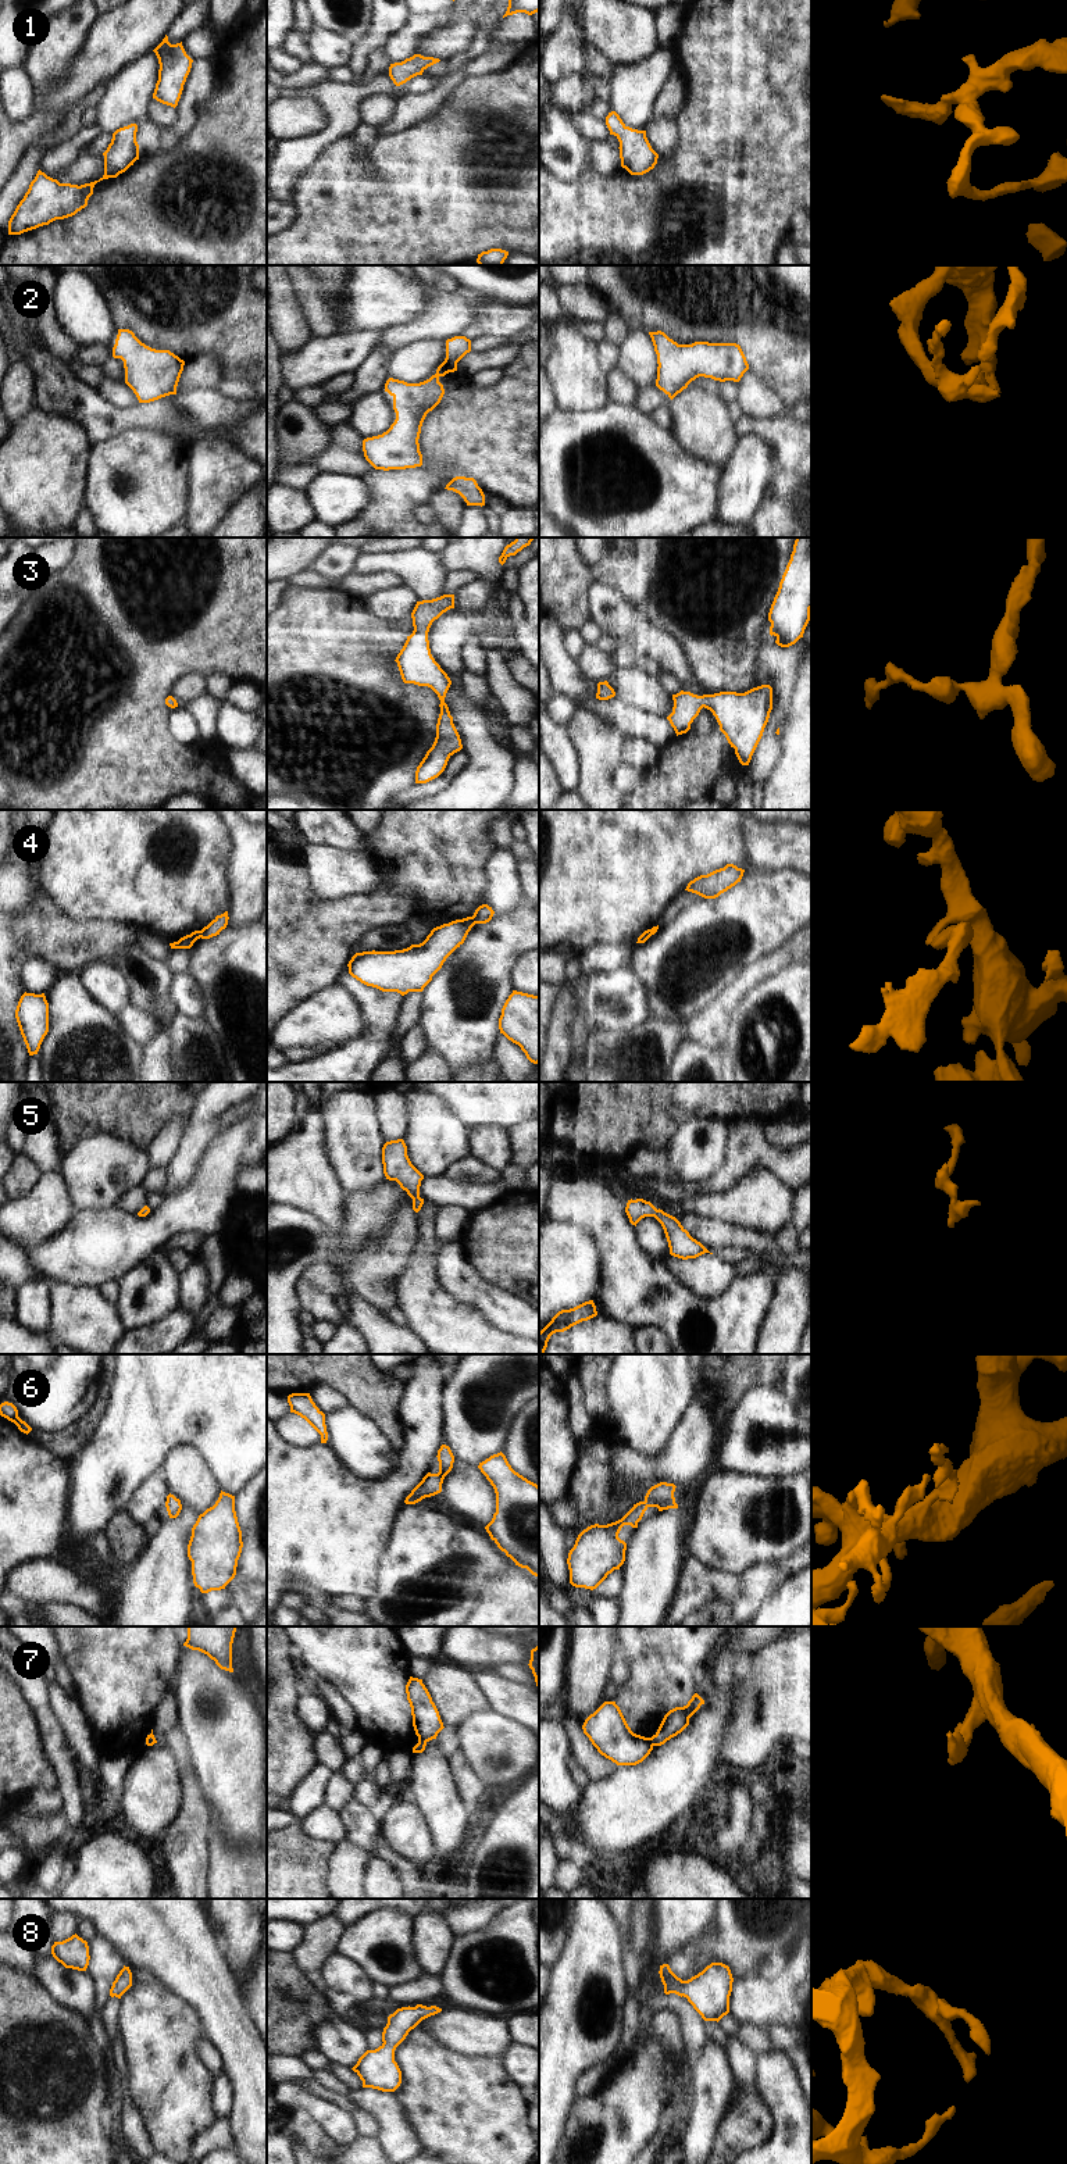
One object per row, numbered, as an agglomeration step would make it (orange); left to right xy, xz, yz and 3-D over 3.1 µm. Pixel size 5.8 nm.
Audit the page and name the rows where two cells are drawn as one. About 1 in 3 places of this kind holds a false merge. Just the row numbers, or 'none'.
4, 7

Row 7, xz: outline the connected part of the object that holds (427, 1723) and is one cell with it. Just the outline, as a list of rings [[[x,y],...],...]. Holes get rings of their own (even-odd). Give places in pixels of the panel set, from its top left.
[[[410,1676],[406,1685],[407,1700],[411,1707],[413,1726],[418,1740],[436,1739],[445,1728],[432,1697],[422,1679]]]

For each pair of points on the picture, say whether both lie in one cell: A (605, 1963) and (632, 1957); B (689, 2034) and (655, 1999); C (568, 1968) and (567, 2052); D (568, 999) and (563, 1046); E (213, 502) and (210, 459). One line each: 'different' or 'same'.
A: different
B: same
C: same
D: same
E: same

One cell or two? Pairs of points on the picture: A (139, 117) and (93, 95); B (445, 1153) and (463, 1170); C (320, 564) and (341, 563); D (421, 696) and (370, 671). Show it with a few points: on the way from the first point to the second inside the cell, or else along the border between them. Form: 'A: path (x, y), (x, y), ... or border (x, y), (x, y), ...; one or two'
A: border (107, 84), (102, 99), (95, 106); two
B: border (468, 1154), (452, 1163), (442, 1172); two
C: path (325, 564), (335, 563); one
D: path (409, 696), (395, 696), (382, 684); one

